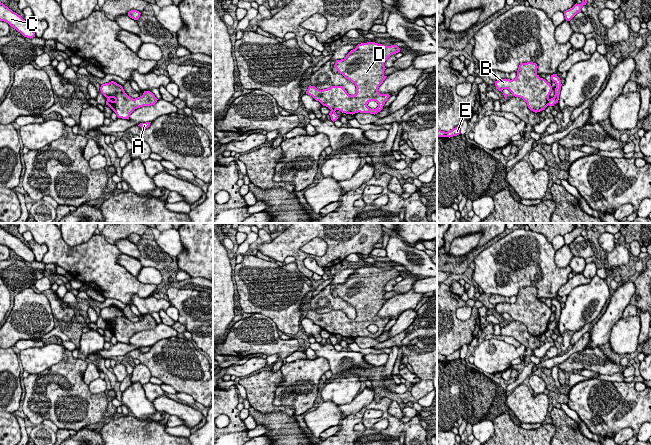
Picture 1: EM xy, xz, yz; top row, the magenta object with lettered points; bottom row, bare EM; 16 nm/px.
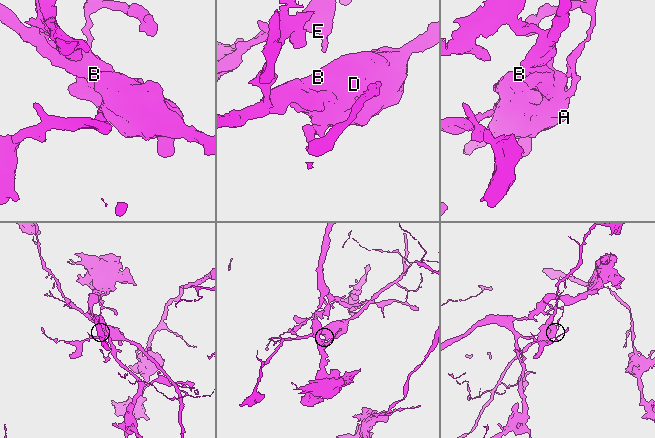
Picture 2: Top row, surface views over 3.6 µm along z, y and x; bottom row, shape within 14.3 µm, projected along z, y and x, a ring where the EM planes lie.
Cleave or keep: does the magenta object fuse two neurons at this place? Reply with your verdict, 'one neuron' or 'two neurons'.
two neurons

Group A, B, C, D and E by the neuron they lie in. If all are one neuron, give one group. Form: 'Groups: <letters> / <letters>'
Groups: A B C D / E

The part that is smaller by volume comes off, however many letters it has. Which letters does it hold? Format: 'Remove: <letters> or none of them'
Remove: A, B, C, D

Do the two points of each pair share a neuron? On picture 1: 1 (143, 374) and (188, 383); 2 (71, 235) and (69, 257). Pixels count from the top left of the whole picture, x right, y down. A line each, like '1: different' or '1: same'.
1: different
2: different

